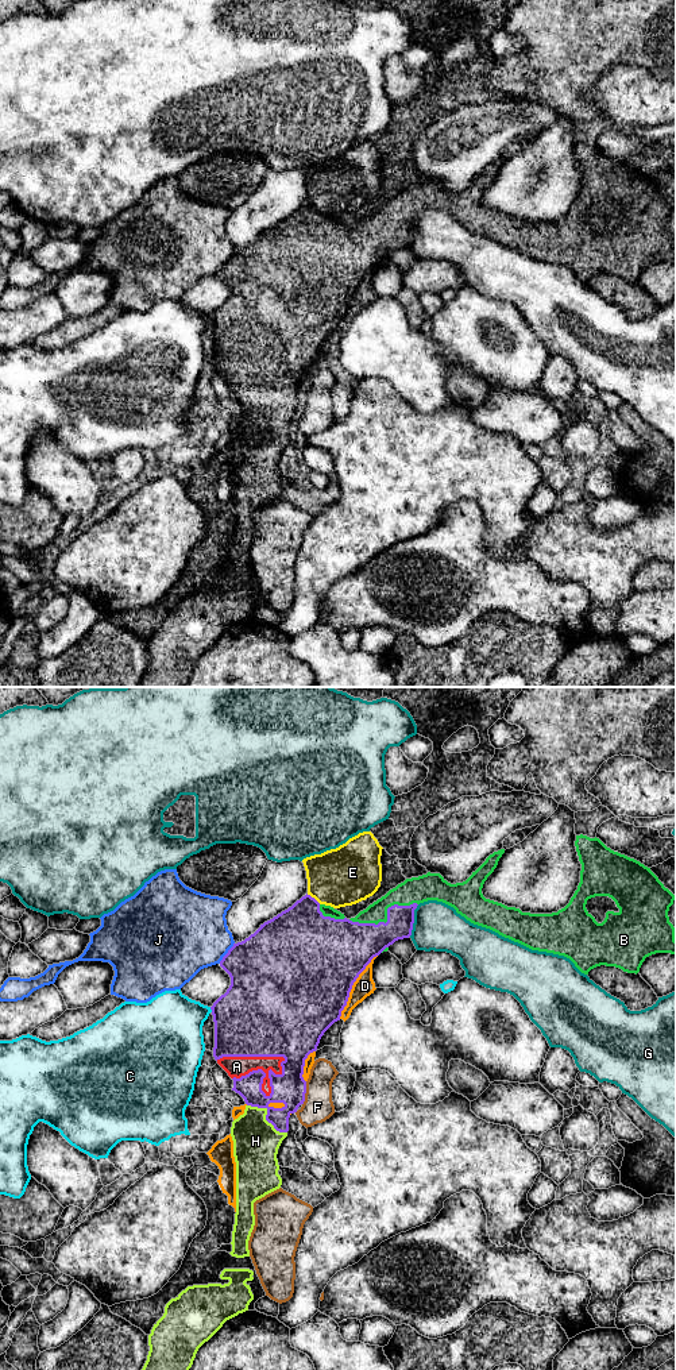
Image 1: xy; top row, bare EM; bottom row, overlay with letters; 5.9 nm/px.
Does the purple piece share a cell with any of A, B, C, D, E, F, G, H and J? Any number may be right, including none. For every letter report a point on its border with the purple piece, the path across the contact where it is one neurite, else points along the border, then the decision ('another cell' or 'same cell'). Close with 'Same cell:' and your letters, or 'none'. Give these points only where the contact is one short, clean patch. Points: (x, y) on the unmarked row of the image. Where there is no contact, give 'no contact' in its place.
A: contact xy (250, 365); same cell
B: contact xy (387, 228); same cell
C: contact xy (211, 317); another cell
D: contact xy (351, 296); another cell
E: contact xy (313, 207); another cell
F: contact xy (305, 401); another cell
G: contact xy (413, 230); another cell
H: contact xy (266, 424); way xy (289, 397), (266, 412), (266, 424), (266, 433), (255, 450); same cell
J: contact xy (227, 262); another cell
Same cell: A, B, H

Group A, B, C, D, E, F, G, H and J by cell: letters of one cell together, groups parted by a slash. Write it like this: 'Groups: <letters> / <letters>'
Groups: A B H / C / D / E / F / G / J

